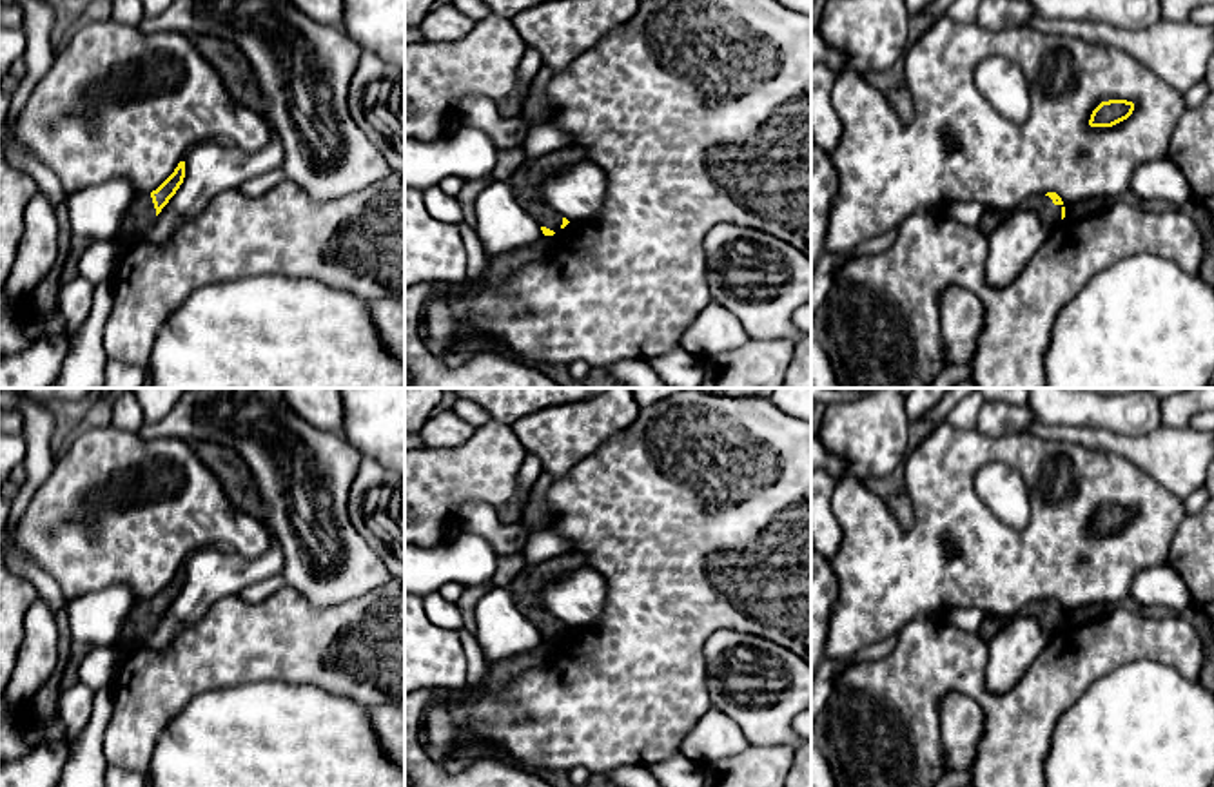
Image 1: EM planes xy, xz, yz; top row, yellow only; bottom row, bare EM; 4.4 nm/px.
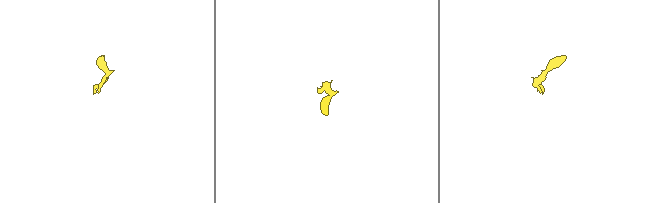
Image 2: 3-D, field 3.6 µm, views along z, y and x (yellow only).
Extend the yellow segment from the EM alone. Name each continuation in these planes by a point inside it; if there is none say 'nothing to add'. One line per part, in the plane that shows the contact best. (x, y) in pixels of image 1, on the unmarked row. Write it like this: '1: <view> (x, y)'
1: yz (1051, 621)

